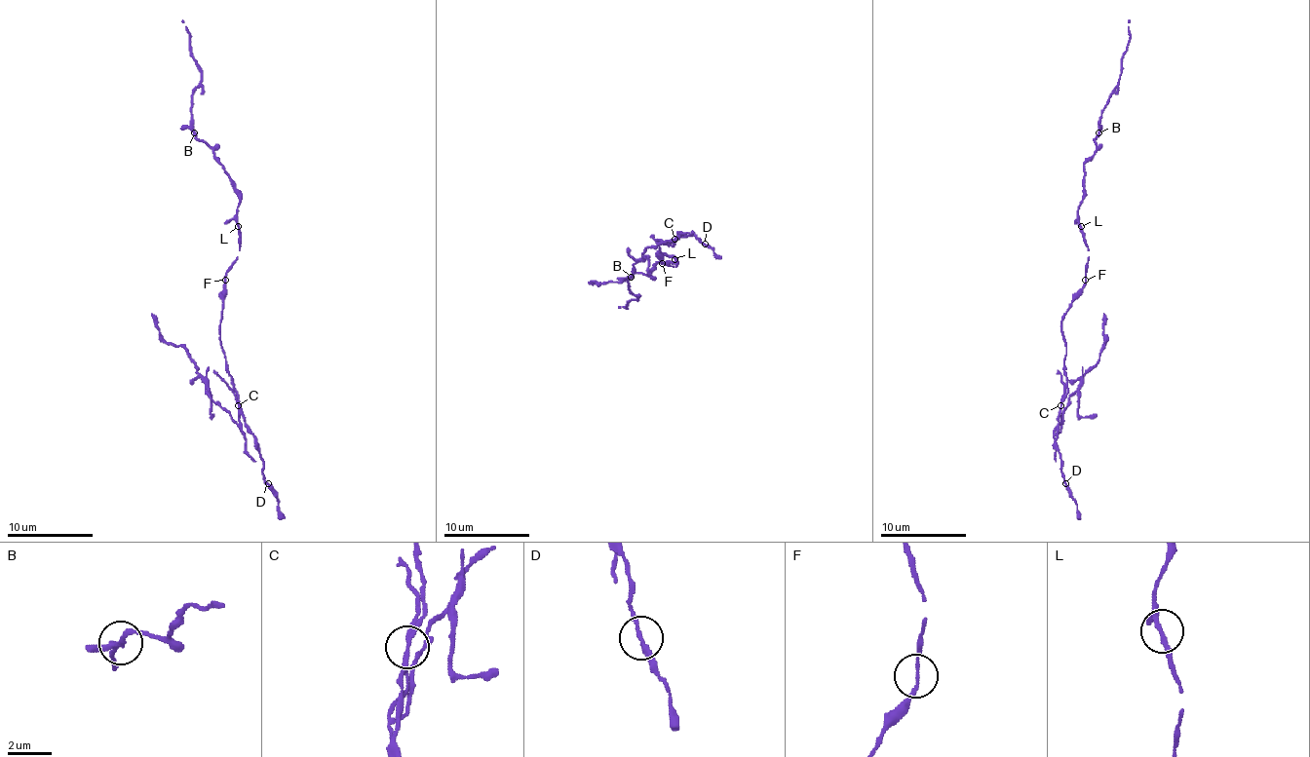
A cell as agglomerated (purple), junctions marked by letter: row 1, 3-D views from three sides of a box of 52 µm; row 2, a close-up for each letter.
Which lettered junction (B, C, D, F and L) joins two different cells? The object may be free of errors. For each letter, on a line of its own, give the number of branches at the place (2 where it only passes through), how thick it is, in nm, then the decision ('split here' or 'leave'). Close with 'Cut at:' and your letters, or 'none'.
B: branches 3; calibre 180 nm; leave
C: branches 3; calibre 180 nm; split here
D: branches 2; calibre 240 nm; leave
F: branches 2; calibre 150 nm; leave
L: branches 3; calibre 170 nm; leave
Cut at: C

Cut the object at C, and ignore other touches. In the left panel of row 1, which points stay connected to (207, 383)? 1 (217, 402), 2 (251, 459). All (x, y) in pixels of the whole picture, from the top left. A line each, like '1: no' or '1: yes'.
1: yes
2: yes

